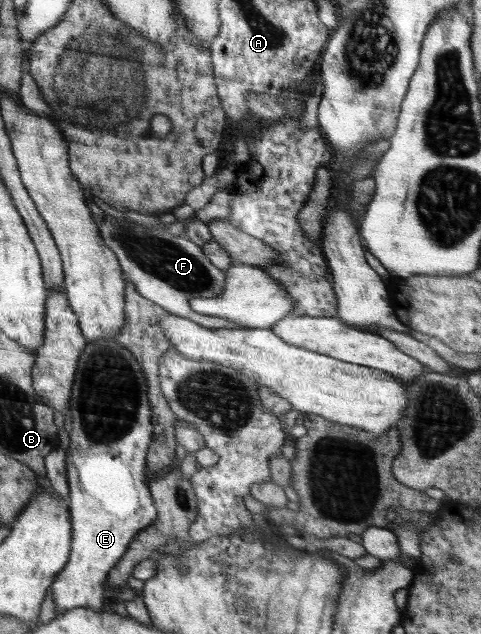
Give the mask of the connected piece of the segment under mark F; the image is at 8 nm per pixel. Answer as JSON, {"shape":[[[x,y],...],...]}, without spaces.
{"shape":[[[105,214],[104,218],[96,219],[96,223],[105,244],[116,254],[119,264],[123,269],[123,275],[127,277],[128,281],[133,283],[137,292],[142,295],[142,297],[157,303],[160,307],[164,308],[168,314],[191,319],[192,322],[198,323],[202,327],[210,329],[239,327],[232,322],[228,322],[228,319],[216,315],[198,314],[190,307],[191,299],[196,299],[201,296],[206,299],[210,299],[211,297],[216,298],[223,293],[225,275],[223,270],[212,265],[212,262],[204,255],[202,248],[194,244],[185,235],[173,235],[166,230],[144,226],[129,219],[115,220],[107,214]]]}

